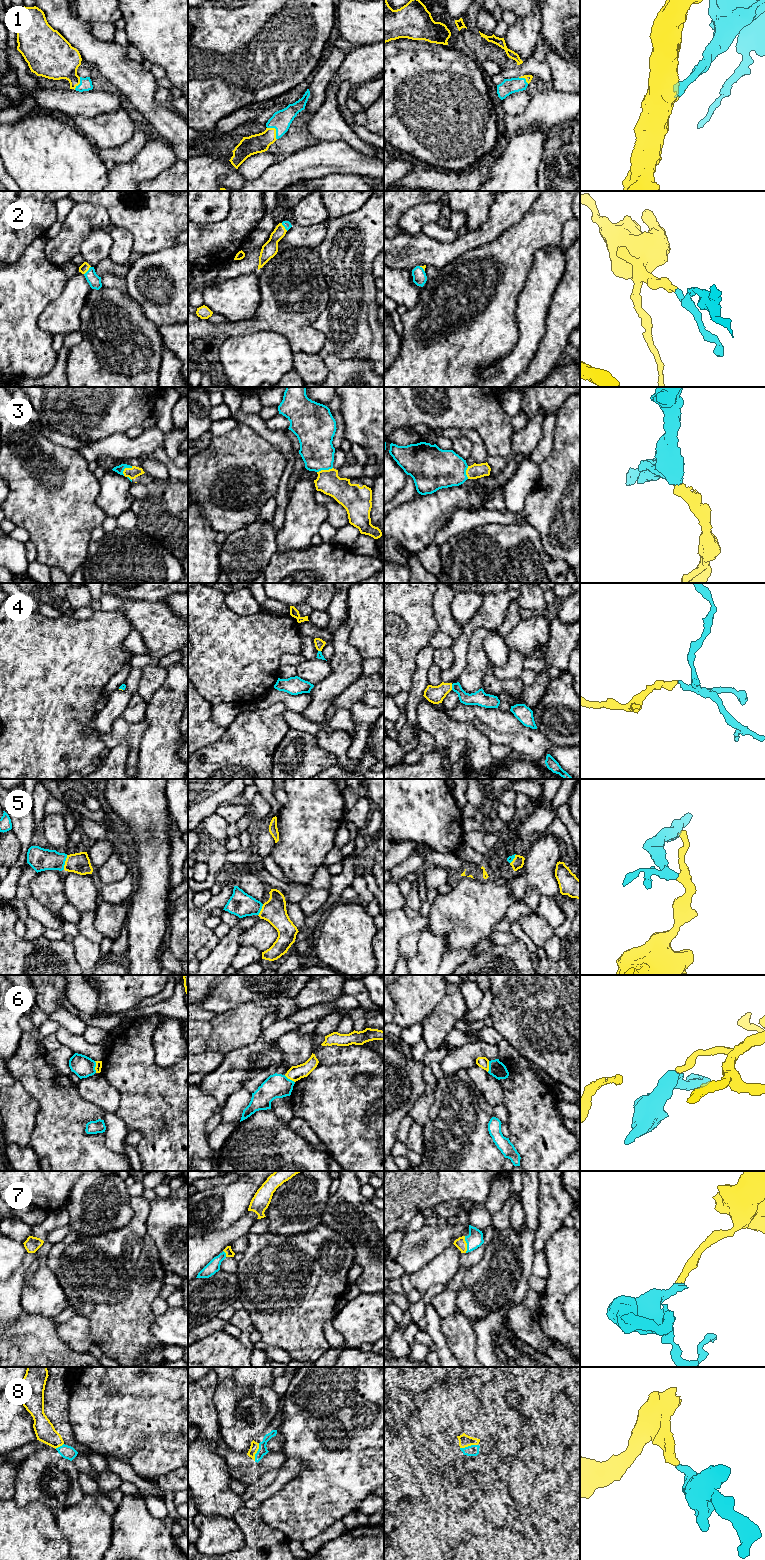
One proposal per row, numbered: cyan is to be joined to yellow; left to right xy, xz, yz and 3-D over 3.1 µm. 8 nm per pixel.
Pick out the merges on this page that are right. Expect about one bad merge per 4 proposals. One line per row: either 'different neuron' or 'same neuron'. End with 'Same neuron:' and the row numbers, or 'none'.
1: same neuron
2: same neuron
3: same neuron
4: same neuron
5: same neuron
6: different neuron
7: same neuron
8: same neuron
Same neuron: 1, 2, 3, 4, 5, 7, 8

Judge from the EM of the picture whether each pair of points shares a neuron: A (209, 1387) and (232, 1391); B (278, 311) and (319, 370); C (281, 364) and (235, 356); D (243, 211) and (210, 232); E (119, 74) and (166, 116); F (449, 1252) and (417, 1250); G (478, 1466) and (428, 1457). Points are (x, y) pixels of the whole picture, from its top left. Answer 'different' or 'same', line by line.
A: different
B: same
C: same
D: same
E: same
F: different
G: same

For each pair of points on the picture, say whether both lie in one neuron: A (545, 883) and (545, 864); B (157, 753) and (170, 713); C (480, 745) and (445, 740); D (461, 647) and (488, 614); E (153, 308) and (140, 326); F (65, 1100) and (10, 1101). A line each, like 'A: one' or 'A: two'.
A: one
B: one
C: one
D: one
E: two
F: two

